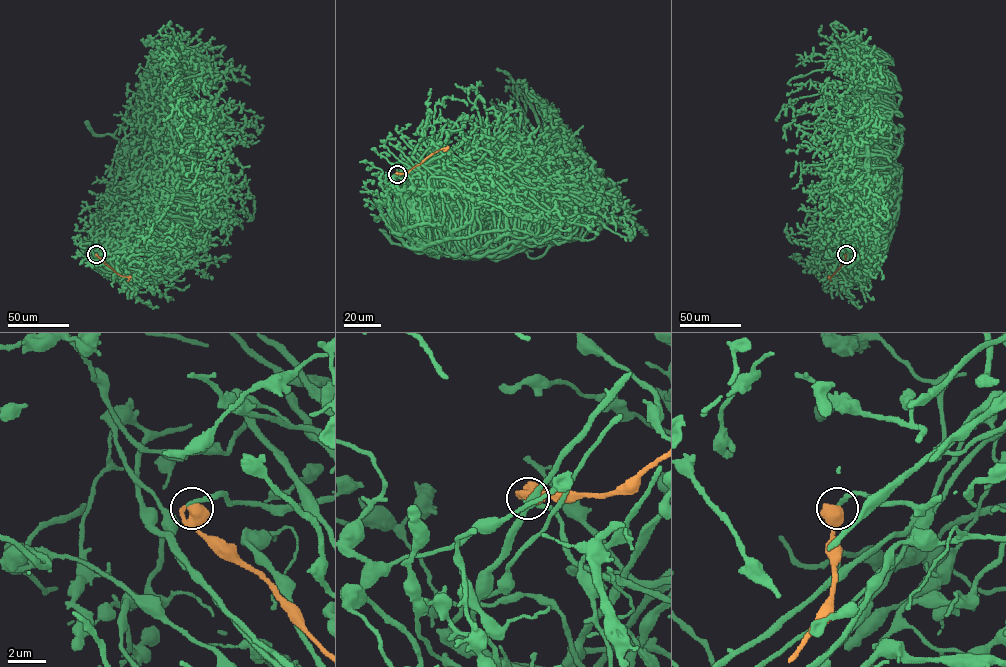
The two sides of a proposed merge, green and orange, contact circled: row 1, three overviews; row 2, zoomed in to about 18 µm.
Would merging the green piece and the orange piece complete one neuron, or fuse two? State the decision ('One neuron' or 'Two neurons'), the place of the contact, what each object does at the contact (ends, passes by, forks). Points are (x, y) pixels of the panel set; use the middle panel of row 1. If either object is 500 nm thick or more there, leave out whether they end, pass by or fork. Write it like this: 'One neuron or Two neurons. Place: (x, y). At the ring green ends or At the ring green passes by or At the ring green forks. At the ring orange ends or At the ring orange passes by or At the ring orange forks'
One neuron. Place: (397, 174)

